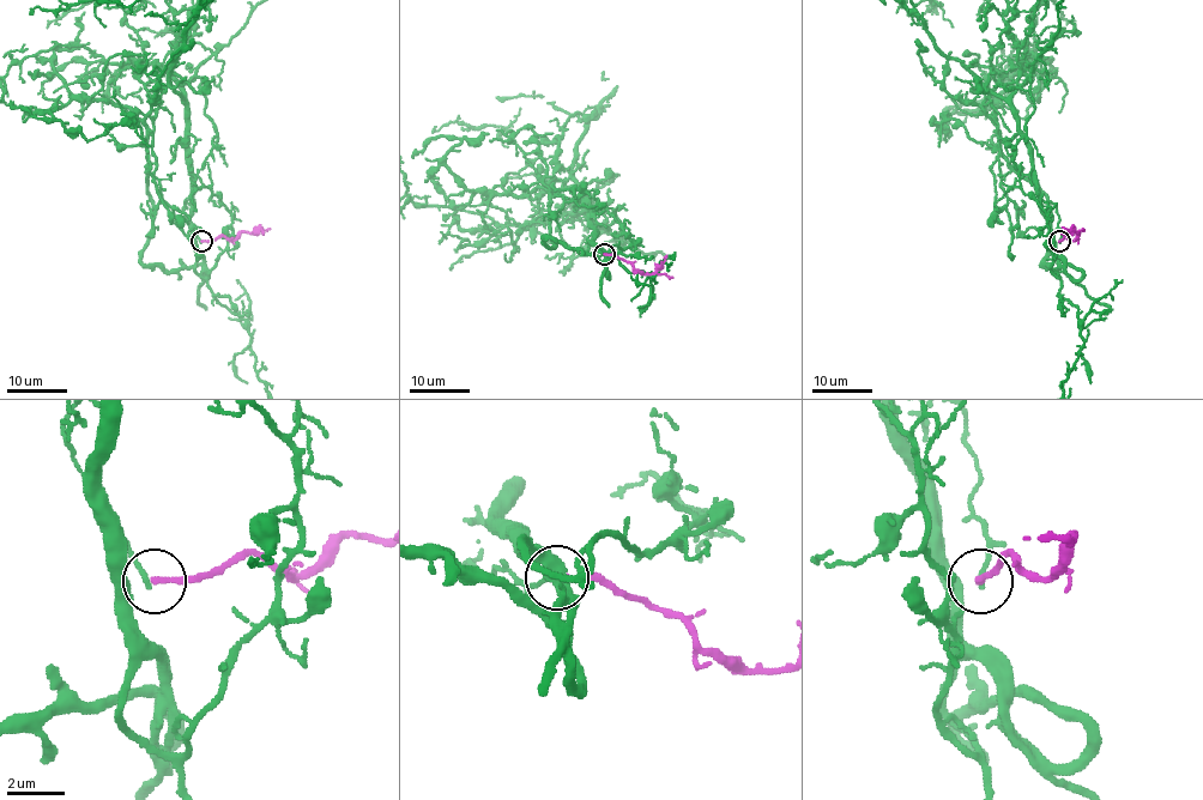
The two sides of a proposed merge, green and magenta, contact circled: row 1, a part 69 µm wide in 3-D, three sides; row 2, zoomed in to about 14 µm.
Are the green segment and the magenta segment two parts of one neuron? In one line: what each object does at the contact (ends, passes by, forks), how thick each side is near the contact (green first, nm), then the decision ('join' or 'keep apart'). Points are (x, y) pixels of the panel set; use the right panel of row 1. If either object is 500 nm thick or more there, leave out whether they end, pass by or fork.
green ends there; magenta ends there; 160 nm thick on the green side, 200 nm on the other; keep apart

